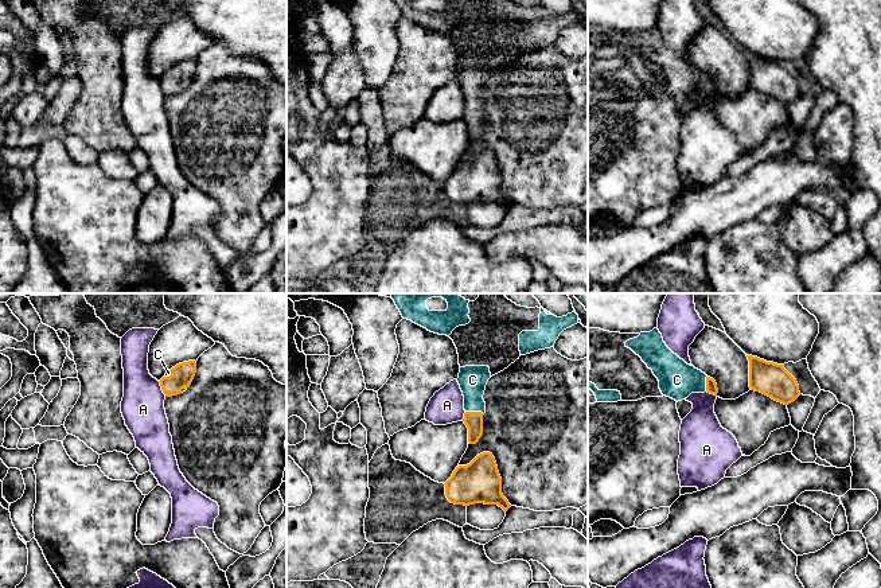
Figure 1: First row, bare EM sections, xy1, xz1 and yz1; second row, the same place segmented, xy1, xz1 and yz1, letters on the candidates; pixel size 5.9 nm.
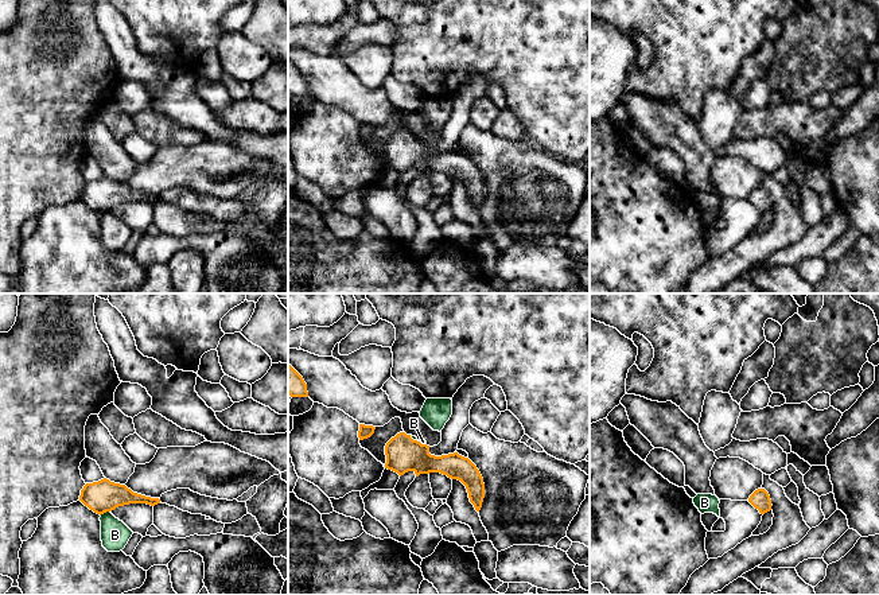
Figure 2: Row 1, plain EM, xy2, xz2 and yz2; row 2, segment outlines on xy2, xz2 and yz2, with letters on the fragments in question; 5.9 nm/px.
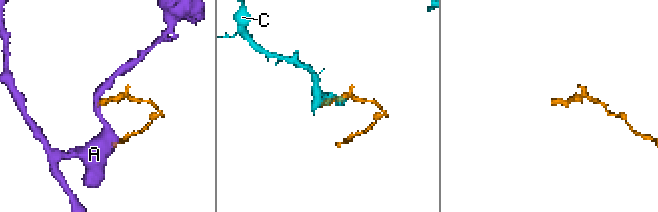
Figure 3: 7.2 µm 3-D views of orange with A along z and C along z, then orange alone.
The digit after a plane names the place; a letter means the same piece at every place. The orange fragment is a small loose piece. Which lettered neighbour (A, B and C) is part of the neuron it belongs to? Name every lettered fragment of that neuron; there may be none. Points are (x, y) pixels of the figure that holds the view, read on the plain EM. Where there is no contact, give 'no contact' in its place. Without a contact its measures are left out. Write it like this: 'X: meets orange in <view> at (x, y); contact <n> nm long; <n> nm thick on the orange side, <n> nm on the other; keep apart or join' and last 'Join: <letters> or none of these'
A: meets orange in xy1 at (162, 88); contact 110 nm long; 140 nm thick on the orange side, 260 nm on the other; keep apart
B: meets orange in xy2 at (104, 210); contact 70 nm long; 190 nm thick on the orange side, 180 nm on the other; keep apart
C: meets orange in xz1 at (475, 111); contact 110 nm long; 110 nm thick on the orange side, 170 nm on the other; join
Join: C

